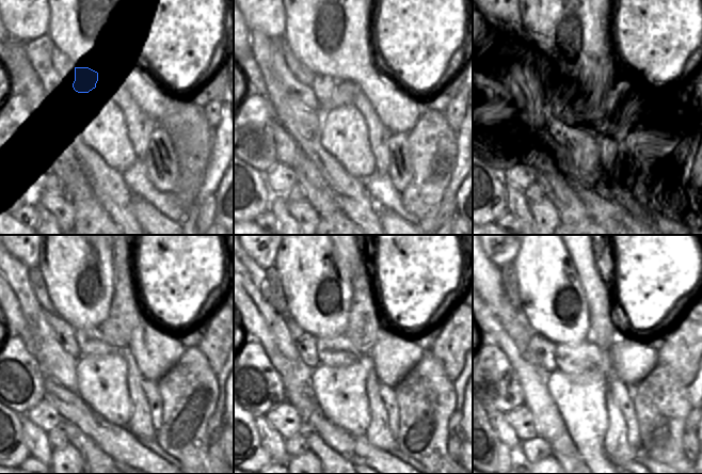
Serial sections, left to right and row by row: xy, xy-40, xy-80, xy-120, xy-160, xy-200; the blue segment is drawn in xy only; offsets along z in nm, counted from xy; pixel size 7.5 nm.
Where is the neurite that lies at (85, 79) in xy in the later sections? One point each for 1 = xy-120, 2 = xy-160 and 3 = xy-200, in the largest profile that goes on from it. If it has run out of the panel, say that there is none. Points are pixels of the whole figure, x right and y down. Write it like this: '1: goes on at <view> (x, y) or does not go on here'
1: goes on at xy-120 (90, 341)
2: goes on at xy-160 (339, 350)
3: goes on at xy-200 (572, 359)

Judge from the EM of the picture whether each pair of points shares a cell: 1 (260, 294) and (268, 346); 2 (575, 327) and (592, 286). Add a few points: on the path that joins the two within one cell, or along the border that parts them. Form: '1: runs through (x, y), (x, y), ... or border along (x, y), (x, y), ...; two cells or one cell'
1: border along (251, 300), (276, 344); two cells
2: border along (577, 277), (586, 299), (589, 325); two cells

